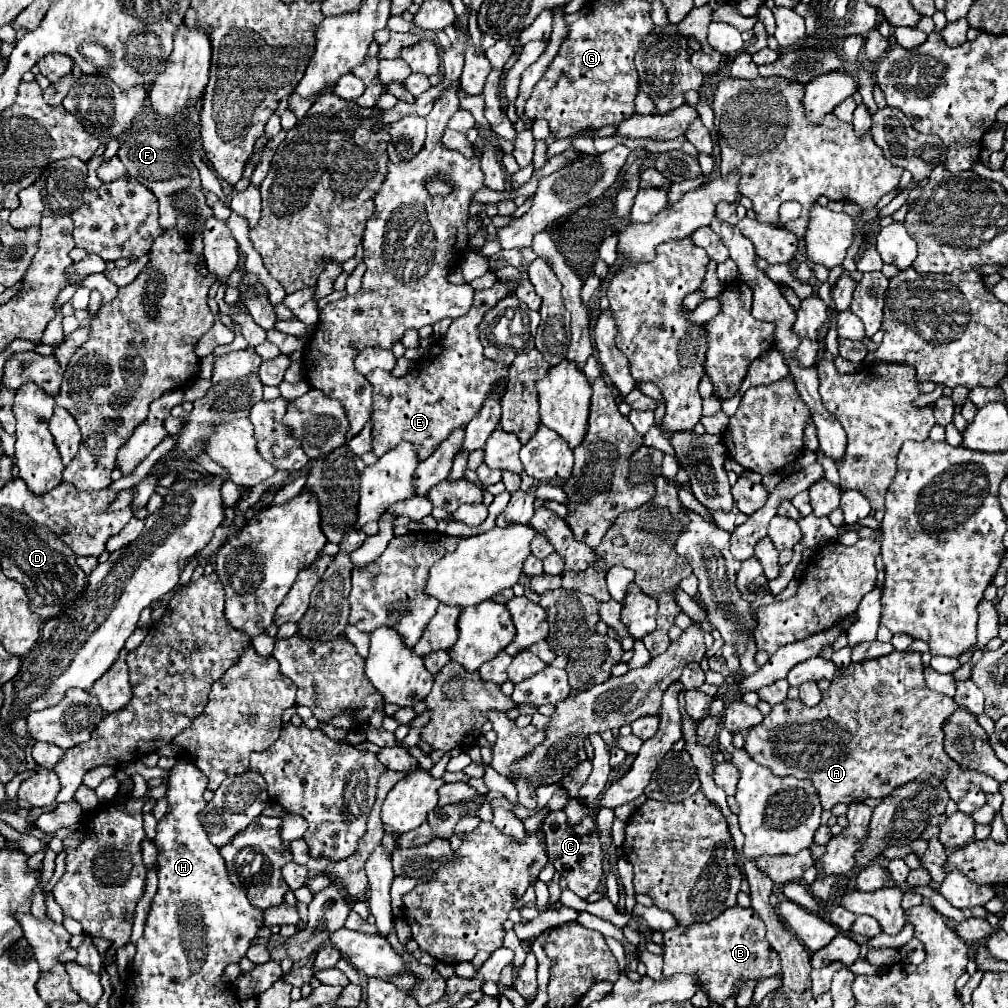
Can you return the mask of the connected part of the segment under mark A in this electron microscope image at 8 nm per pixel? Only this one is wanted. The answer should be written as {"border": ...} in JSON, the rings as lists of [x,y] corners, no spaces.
{"border":[[[894,651],[878,659],[850,663],[832,679],[830,687],[822,693],[822,701],[810,711],[796,711],[796,701],[792,699],[772,707],[770,715],[766,715],[760,725],[754,725],[744,733],[744,749],[756,763],[768,767],[778,777],[810,779],[822,809],[832,809],[838,803],[860,803],[868,797],[884,799],[896,787],[916,779],[924,771],[936,775],[956,803],[966,795],[970,783],[982,787],[984,793],[998,793],[1000,783],[984,773],[962,769],[942,749],[942,725],[956,707],[958,705],[950,697],[926,687],[920,653],[906,655]]]}

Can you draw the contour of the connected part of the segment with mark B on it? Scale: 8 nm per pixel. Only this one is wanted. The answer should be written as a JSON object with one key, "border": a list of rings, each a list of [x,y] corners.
{"border":[[[730,907],[720,917],[704,925],[692,925],[688,933],[674,927],[664,933],[664,975],[686,973],[700,981],[702,989],[716,1003],[724,1003],[734,993],[738,979],[766,979],[780,973],[780,957],[764,939],[764,921],[748,907]]]}

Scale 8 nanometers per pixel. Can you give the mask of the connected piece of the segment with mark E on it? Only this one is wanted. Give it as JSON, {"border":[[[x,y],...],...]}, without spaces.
{"border":[[[500,279],[494,287],[476,291],[470,311],[452,321],[446,335],[428,349],[428,361],[418,361],[408,375],[394,377],[382,369],[374,369],[366,375],[366,381],[374,389],[372,453],[376,457],[382,457],[400,441],[408,441],[414,445],[418,461],[428,459],[454,429],[466,427],[468,421],[478,415],[484,401],[492,395],[492,389],[506,387],[508,365],[484,357],[478,325],[500,299],[514,293],[512,285],[512,279]]]}

